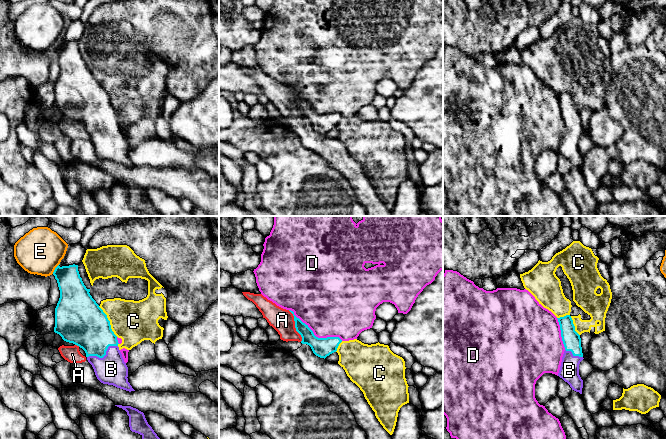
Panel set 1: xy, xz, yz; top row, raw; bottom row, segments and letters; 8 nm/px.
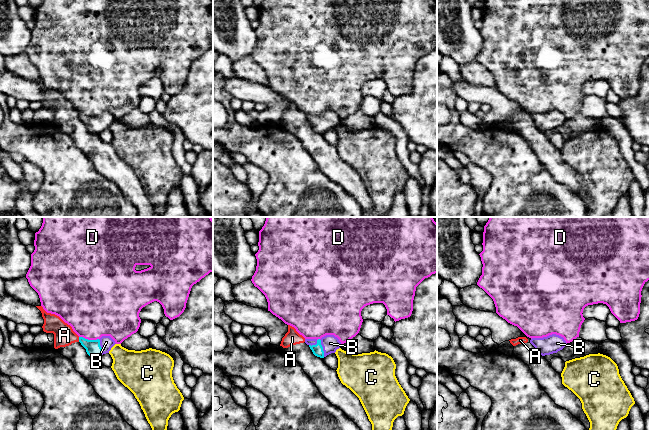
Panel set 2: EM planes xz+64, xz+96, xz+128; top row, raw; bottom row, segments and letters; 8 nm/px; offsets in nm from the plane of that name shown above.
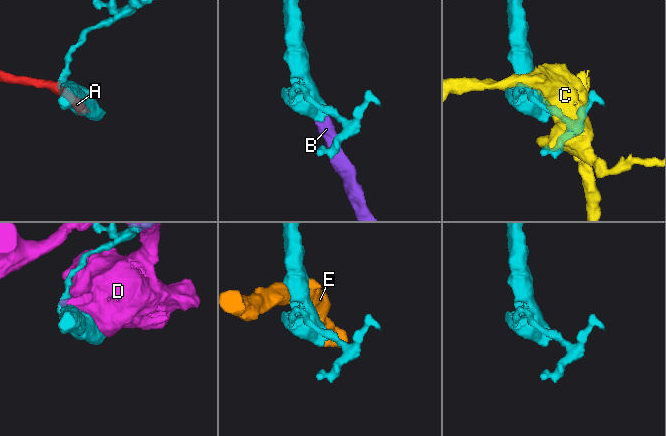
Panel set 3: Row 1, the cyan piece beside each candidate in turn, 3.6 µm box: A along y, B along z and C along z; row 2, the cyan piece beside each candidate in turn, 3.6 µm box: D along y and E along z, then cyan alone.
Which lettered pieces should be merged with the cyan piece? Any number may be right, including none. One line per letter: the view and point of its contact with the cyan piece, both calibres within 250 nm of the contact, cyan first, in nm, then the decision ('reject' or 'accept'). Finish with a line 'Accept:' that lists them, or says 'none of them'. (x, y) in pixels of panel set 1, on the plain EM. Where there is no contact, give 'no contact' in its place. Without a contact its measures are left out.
A: xz (295, 102) | 140/190 nm | reject
B: xy (104, 131) | 340/240 nm | accept
C: yz (571, 95) | 150/200 nm | reject
D: xz (314, 111) | 160/440 nm | reject
E: xy (55, 44) | 220/360 nm | reject
Accept: B

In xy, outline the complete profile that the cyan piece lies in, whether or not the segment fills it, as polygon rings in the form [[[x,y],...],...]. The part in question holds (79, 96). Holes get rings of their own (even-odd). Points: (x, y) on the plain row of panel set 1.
[[[58,41],[53,51],[60,66],[54,108],[85,127],[101,159],[135,167],[128,158],[128,143],[119,126],[117,112],[107,91],[84,61],[78,41]]]

